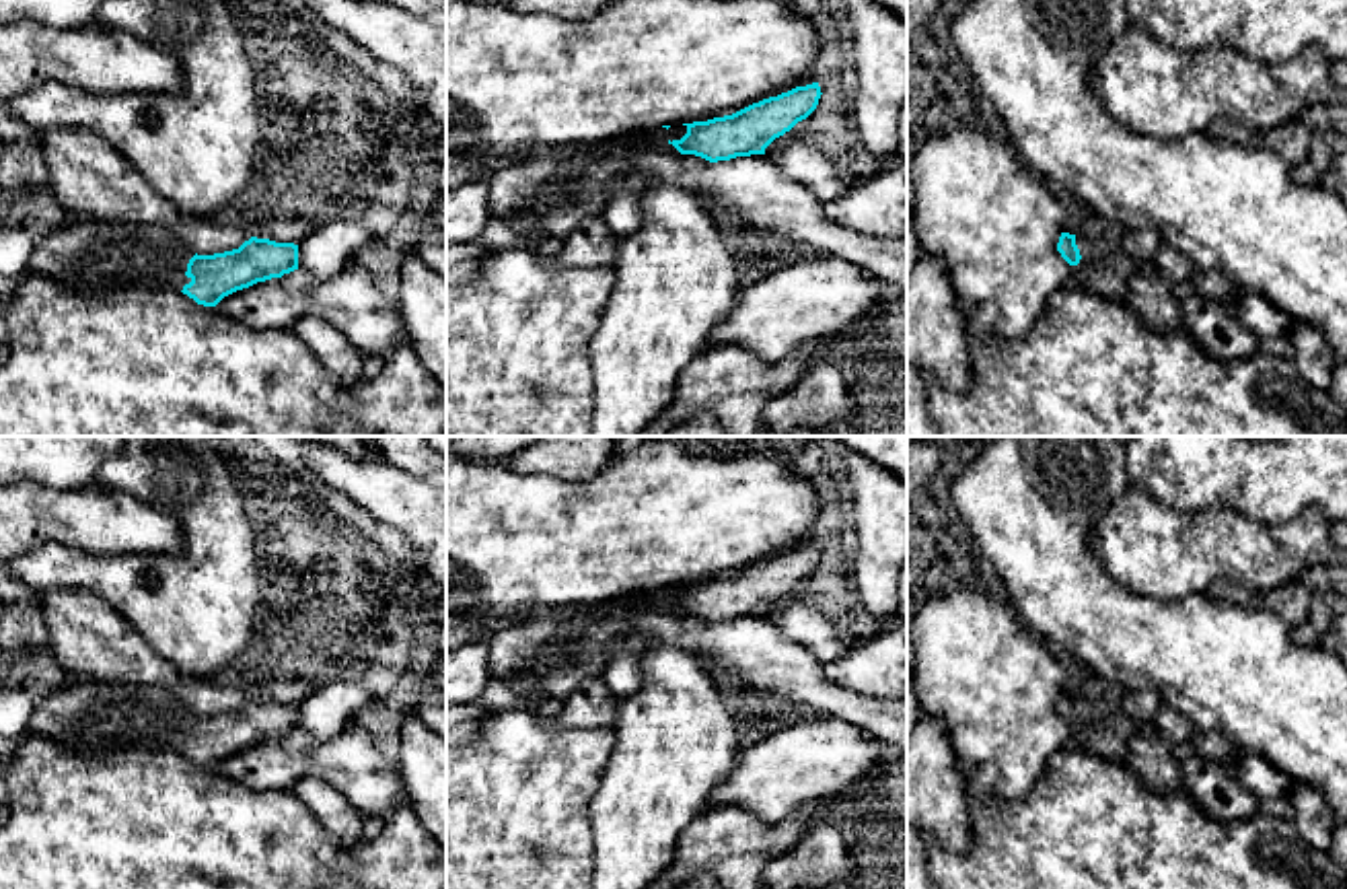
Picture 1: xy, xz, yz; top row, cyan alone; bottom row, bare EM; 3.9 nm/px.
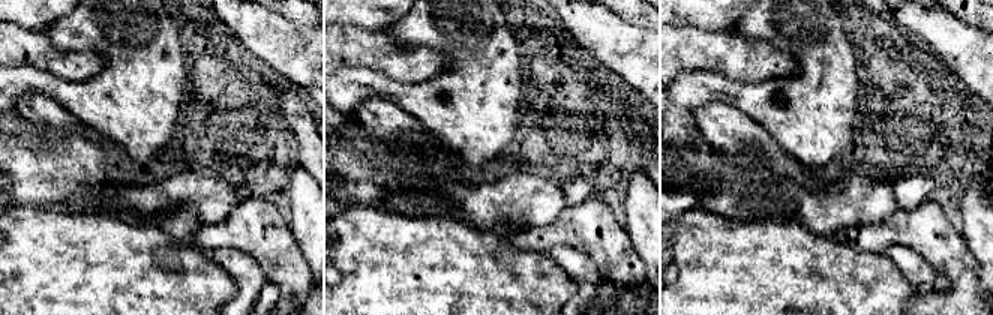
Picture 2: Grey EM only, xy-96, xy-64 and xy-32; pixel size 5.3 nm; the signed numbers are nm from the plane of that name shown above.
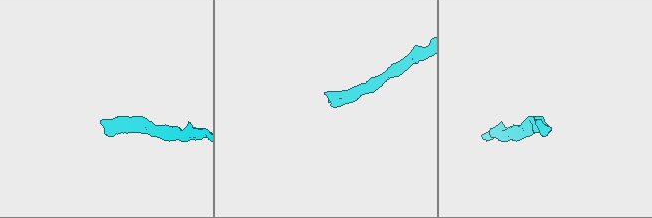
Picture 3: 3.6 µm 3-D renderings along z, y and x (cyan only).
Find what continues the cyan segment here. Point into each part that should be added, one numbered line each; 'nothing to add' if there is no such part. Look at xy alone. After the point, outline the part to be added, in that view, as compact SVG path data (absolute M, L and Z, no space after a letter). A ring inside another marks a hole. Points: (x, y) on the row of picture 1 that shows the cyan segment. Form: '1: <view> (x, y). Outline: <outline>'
1: xy (95, 256). Outline: M90 218L39 237L25 274L49 276L78 294L128 286L183 290L193 255L162 226Z

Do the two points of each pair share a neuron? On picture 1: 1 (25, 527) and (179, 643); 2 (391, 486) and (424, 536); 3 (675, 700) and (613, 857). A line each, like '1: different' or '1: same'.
1: different
2: same
3: same

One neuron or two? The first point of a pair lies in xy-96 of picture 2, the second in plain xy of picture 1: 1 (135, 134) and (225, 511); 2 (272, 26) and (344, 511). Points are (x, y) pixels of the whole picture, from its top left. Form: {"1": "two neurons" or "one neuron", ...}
{"1": "one neuron", "2": "two neurons"}

